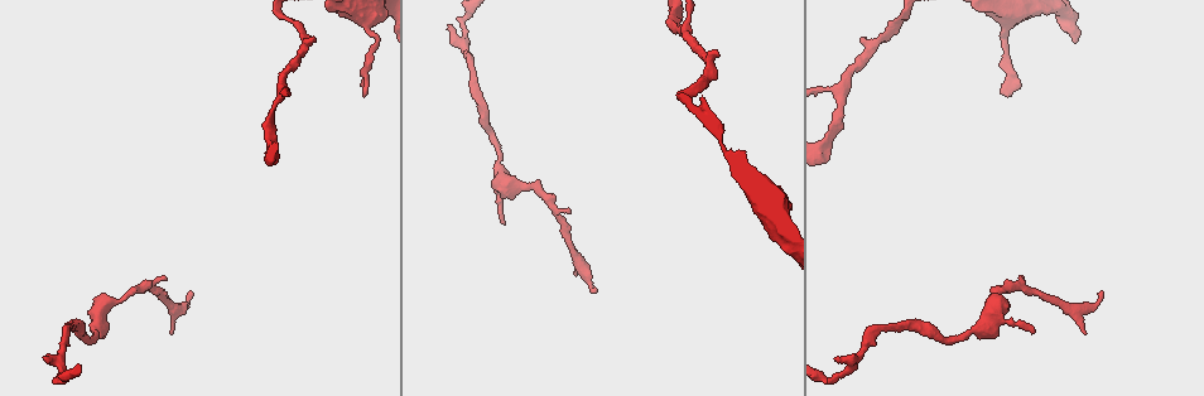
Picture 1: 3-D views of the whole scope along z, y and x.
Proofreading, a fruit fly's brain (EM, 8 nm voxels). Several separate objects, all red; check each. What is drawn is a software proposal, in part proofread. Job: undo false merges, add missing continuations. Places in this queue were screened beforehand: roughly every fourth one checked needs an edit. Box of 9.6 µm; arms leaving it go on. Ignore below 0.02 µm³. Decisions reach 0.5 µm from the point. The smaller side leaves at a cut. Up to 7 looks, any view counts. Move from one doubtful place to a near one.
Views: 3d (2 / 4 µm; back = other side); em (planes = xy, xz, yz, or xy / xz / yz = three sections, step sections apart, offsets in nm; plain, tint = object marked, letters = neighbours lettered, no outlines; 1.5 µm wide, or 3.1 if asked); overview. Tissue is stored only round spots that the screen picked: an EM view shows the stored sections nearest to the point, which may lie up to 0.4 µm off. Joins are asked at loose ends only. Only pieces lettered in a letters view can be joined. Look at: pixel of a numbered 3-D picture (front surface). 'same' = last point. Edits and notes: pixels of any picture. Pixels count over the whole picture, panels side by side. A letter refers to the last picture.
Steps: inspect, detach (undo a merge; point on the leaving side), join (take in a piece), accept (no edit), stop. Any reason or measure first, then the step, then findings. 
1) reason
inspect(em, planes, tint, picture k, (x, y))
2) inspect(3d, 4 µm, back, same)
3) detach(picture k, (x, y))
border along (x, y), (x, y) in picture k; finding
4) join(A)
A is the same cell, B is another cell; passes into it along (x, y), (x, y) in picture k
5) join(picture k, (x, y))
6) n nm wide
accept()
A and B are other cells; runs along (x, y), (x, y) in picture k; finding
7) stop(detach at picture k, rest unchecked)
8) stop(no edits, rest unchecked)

inspect(em, planes, tint, picture 1, (504, 224))

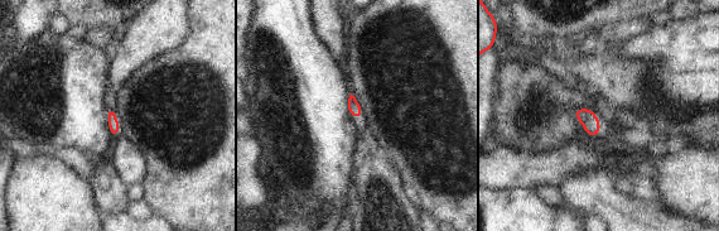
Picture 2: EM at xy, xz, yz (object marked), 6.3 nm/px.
inspect(em, planes, letters, same)

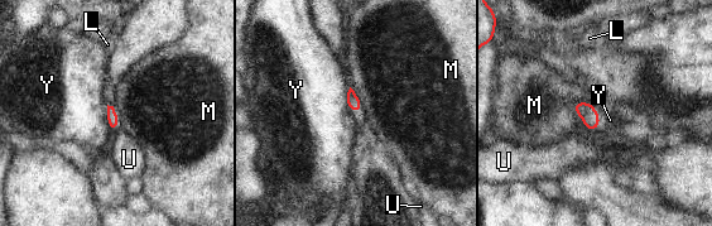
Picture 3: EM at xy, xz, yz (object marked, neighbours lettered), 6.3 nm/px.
80 nm wide
accept()
L, M, U and Y are other cells; border along (577, 101), (575, 111), (586, 129) in picture 3; none of them fits

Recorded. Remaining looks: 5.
a narrow waist
inspect(3d, 4 µm, back, picture 1, (466, 29))

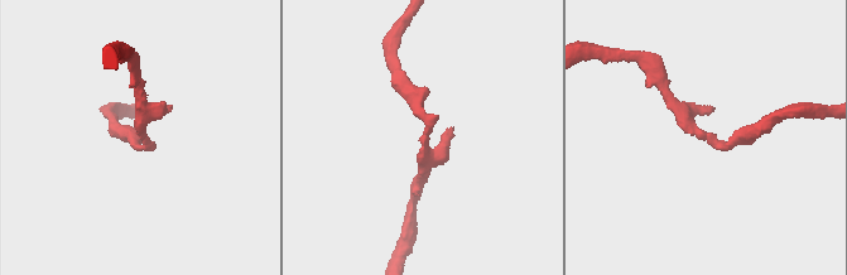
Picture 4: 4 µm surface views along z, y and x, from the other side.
inspect(em, planes, letters, picture 4, (143, 133))

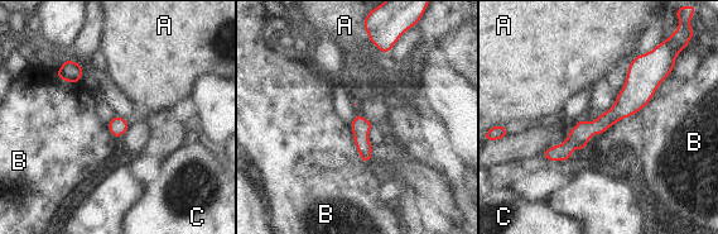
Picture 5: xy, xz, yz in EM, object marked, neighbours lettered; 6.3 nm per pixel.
120 nm wide
accept()
A, B and C are other cells; border along (665, 79), (583, 149) in picture 5; all the same neuron

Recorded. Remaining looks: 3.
branch stops here
inspect(3d, 4 µm, picture 1, (1007, 95))

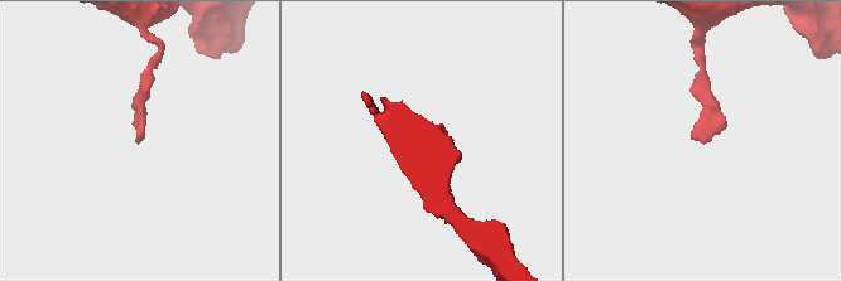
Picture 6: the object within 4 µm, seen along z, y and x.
inspect(em, xy, step 8, tint, picture 6, (138, 144))

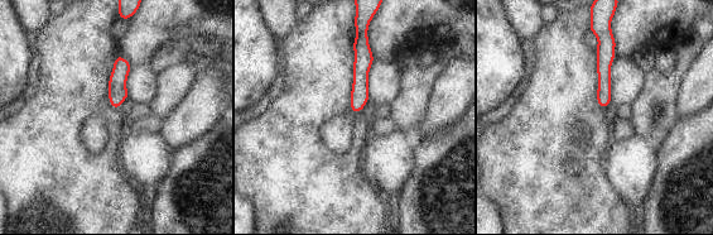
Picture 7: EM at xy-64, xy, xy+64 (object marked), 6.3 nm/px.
another direction
inspect(em, planes, letters, same)

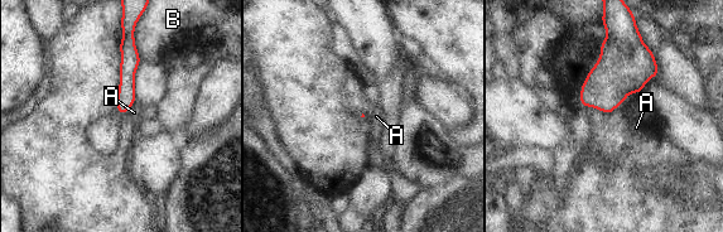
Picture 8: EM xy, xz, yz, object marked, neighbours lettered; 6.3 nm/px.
accept()
A and B are other cells; none of them fits

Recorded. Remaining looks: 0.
stop(no edits, rest unchecked)

